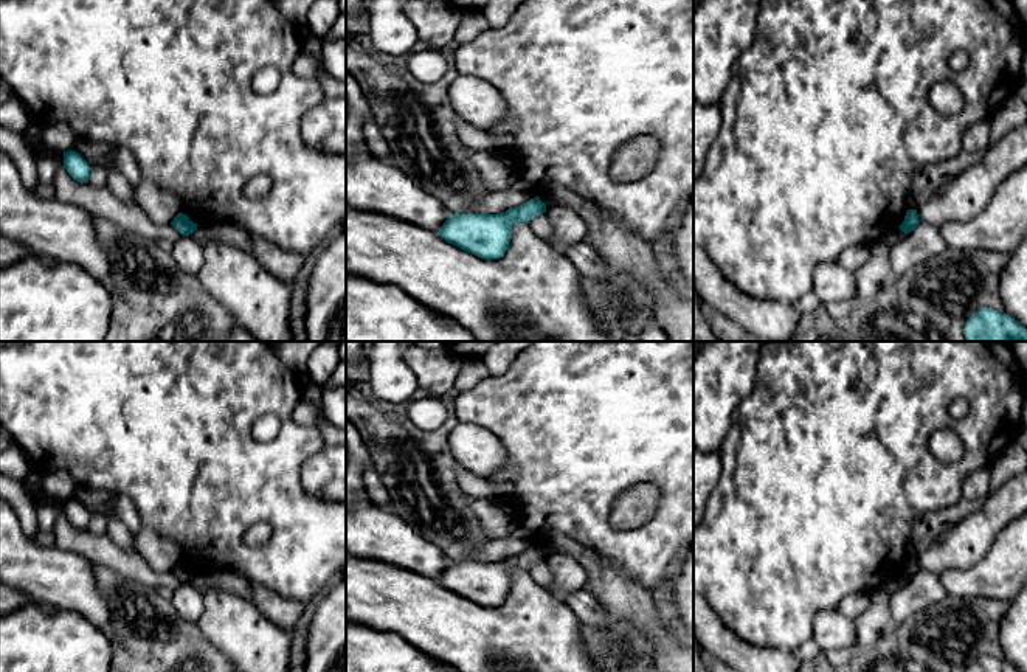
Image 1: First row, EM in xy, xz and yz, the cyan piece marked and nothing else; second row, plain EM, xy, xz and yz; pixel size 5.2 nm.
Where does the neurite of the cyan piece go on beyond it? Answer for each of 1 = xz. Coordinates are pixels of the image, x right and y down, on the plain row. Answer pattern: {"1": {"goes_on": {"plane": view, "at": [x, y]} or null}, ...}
{"1": {"goes_on": null}}

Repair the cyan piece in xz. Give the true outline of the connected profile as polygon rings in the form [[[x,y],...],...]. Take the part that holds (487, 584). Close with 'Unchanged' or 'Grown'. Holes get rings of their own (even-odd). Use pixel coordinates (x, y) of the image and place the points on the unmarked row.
[[[537,543],[498,562],[451,562],[437,580],[448,591],[481,607],[500,607],[509,594],[512,571],[515,568],[529,571],[543,560],[546,560],[546,552]]]. Unchanged

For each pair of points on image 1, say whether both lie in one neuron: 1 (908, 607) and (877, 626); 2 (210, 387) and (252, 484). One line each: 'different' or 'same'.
1: different
2: same

